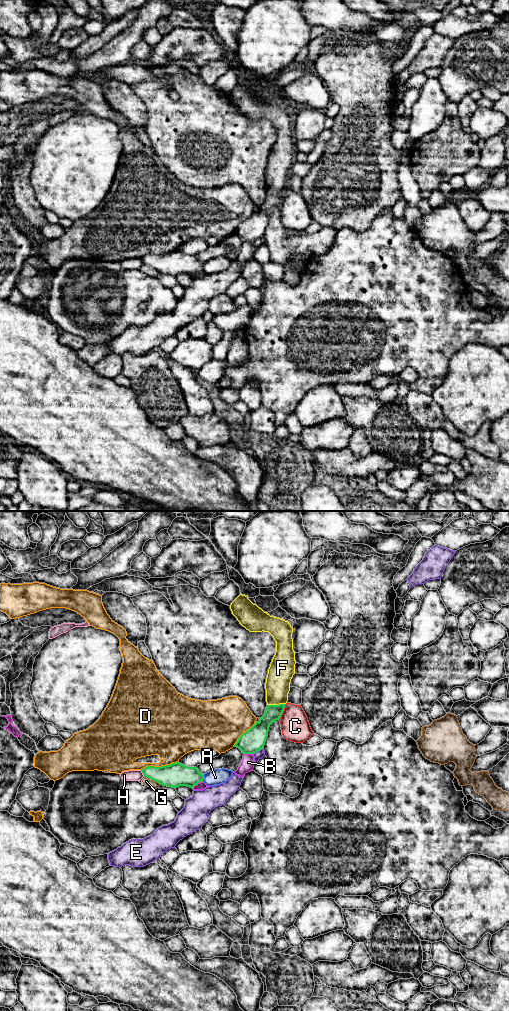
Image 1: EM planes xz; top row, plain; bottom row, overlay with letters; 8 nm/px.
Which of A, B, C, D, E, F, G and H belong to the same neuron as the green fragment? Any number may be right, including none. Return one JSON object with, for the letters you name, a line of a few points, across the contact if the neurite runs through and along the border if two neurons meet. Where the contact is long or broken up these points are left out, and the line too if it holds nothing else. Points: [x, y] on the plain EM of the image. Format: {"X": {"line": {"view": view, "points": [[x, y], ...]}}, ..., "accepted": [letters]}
{"accepted": []}

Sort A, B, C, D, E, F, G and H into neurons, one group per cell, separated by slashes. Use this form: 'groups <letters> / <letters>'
groups A / B / C / D / E / F / G / H

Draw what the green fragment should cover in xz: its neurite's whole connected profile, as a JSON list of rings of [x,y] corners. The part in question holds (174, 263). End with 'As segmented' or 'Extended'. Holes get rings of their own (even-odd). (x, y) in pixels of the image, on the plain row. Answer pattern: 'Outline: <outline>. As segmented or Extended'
Outline: [[[179,250],[161,255],[148,254],[141,259],[144,265],[156,269],[160,273],[175,277],[179,274],[193,277],[204,267],[204,262],[201,262],[197,255],[188,255]]]. As segmented

